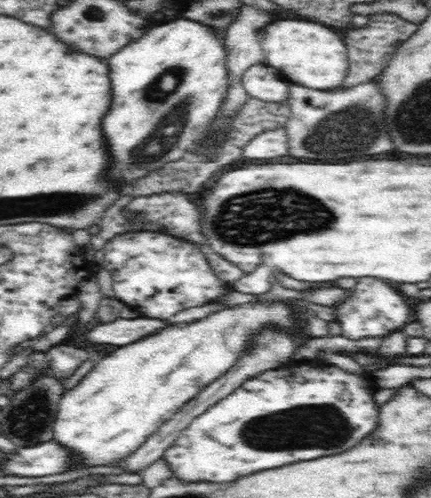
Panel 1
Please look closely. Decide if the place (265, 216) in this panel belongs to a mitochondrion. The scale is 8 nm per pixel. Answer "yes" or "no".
yes

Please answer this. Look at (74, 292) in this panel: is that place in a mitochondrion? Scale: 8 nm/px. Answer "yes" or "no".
no

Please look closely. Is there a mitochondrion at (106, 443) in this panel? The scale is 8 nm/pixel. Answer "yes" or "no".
no

